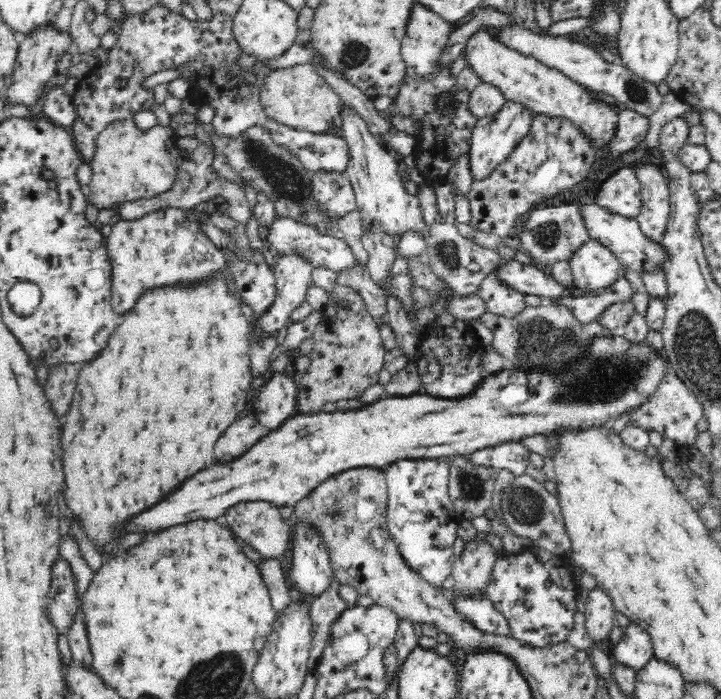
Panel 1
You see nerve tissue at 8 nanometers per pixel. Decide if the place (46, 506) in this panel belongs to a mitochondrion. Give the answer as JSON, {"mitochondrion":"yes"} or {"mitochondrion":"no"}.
{"mitochondrion":"yes"}

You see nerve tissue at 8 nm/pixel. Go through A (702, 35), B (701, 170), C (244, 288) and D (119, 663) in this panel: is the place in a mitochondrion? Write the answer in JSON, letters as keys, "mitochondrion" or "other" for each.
{"A":"mitochondrion","B":"other","C":"other","D":"mitochondrion"}

